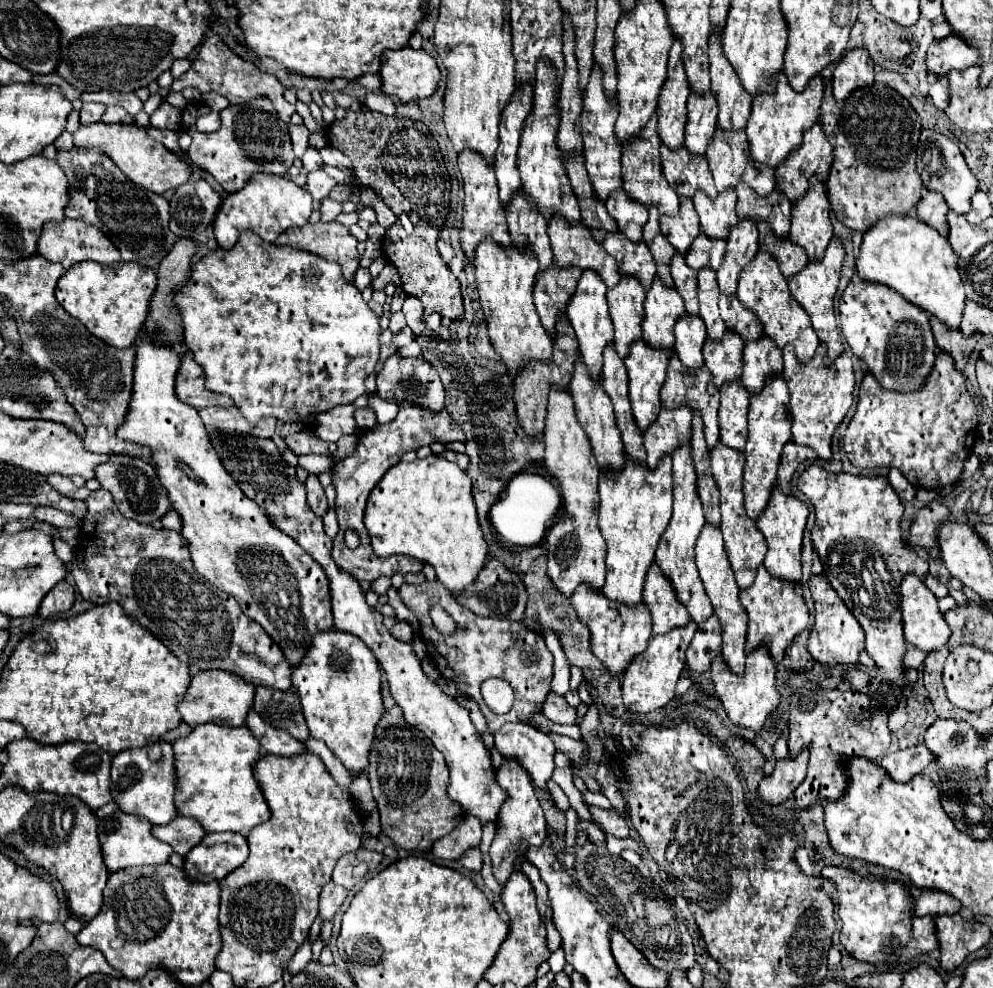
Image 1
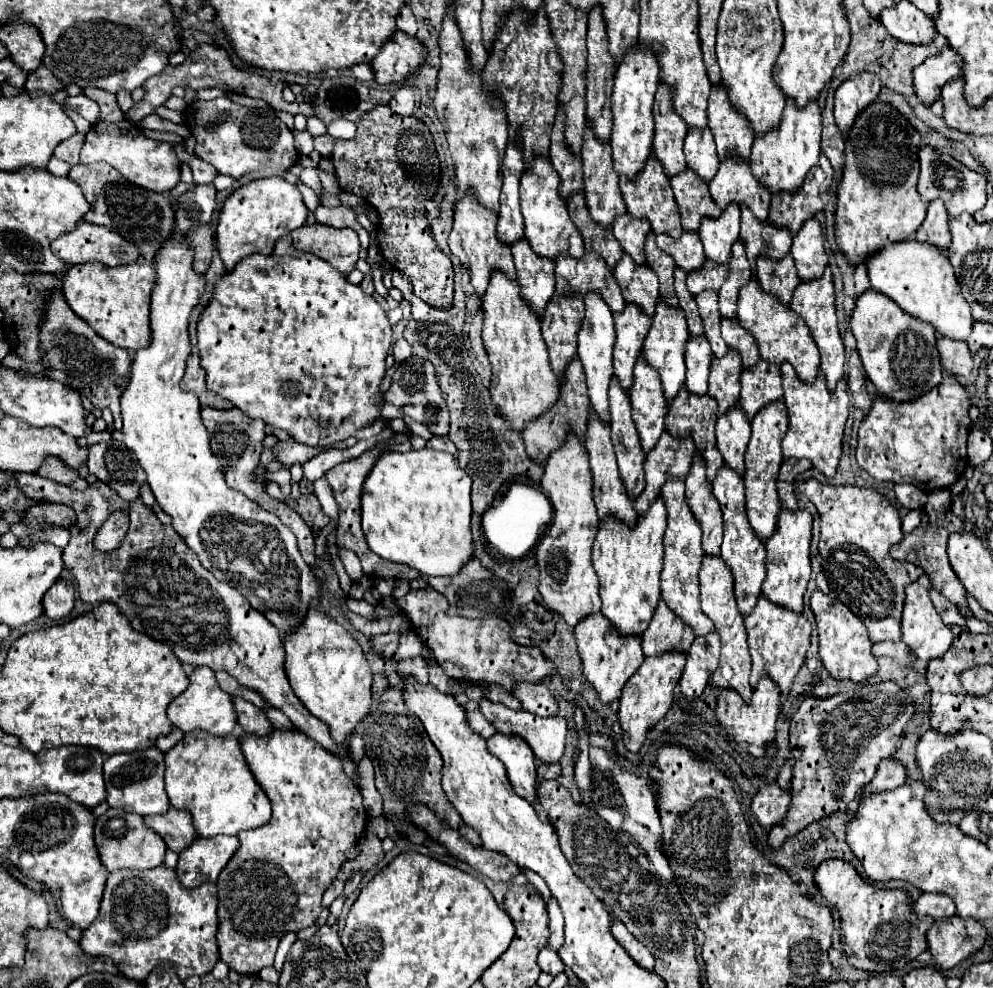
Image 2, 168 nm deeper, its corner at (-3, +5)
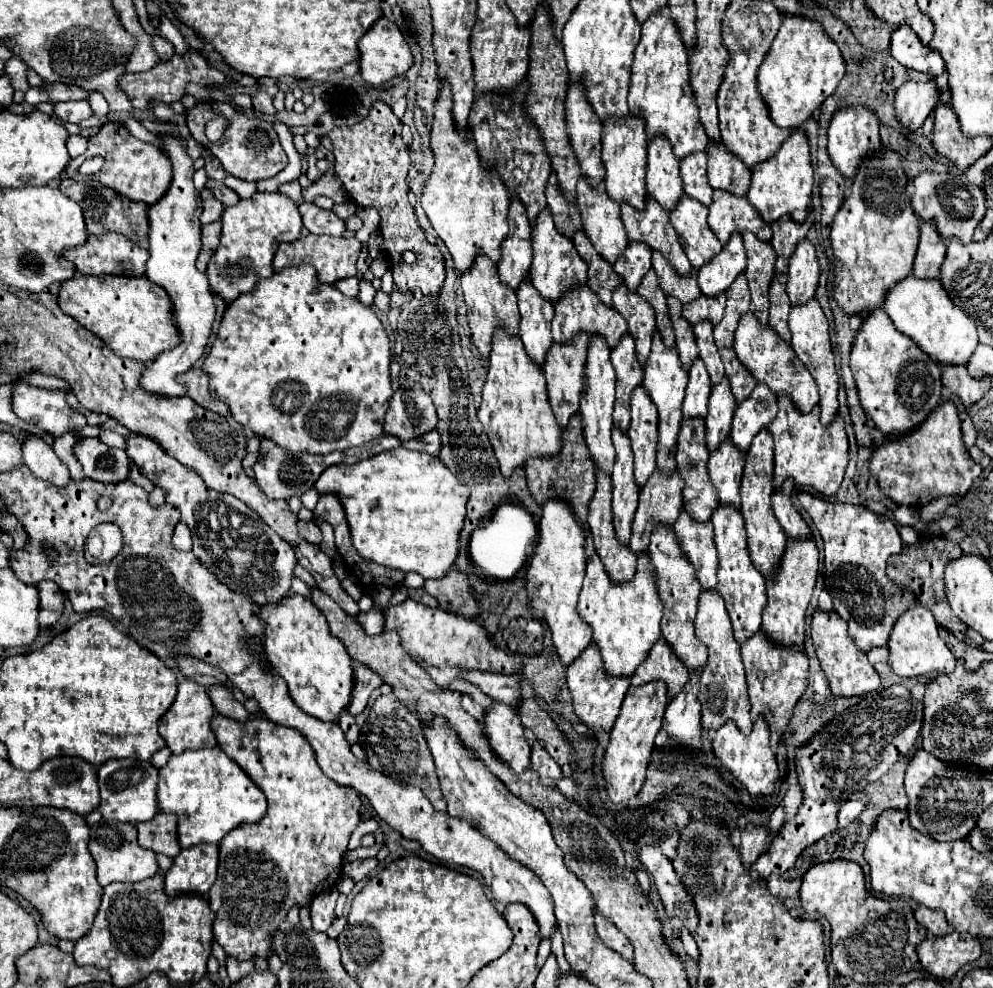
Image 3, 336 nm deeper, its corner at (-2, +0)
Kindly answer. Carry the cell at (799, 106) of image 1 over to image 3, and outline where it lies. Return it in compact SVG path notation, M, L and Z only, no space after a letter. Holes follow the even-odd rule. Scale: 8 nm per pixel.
M793 131L791 137L781 145L781 149L767 161L753 169L751 187L747 193L749 203L765 223L775 223L779 217L789 215L795 223L805 223L811 213L811 189L813 189L813 167L807 137Z

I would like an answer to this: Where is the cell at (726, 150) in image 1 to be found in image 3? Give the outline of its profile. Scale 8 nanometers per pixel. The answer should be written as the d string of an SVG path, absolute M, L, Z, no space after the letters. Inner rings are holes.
M713 193L713 203L709 207L709 227L721 245L727 245L733 233L745 231L751 231L765 243L771 241L771 227L759 217L745 197L735 197L731 193Z

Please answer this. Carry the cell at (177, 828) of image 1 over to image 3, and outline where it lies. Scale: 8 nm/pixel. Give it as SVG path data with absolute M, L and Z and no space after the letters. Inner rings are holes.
M157 813L151 821L137 823L139 845L151 849L155 853L163 853L167 857L175 857L181 847L177 843L177 815L173 813Z

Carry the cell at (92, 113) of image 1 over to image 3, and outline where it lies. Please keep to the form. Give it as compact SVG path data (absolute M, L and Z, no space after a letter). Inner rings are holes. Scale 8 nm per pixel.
M81 99L81 101L63 101L63 103L55 103L55 115L59 119L63 119L63 121L79 123L83 119L93 117L93 109L91 109L87 99Z

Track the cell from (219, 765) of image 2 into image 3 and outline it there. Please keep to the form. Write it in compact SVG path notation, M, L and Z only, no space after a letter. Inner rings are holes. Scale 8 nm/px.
M219 747L171 755L167 765L159 769L157 805L159 811L175 813L179 817L177 841L183 849L199 843L217 845L231 829L241 823L255 823L267 811L263 791Z

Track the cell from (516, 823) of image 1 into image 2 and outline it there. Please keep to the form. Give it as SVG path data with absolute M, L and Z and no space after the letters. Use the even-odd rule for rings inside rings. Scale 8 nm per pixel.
M494 734L488 738L488 748L498 756L508 772L508 780L518 796L538 808L536 796L536 764L530 746L520 736Z

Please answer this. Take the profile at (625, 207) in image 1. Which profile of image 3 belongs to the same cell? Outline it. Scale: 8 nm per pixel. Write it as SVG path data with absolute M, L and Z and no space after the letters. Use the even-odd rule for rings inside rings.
M629 243L613 265L613 271L625 281L631 293L637 291L643 275L651 269L651 249L643 243Z

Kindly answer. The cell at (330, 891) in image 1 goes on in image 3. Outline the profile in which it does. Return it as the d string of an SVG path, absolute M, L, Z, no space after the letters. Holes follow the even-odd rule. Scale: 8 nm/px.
M373 857L373 859L365 859L365 861L353 861L353 863L349 863L349 865L345 865L343 867L343 873L347 875L347 877L351 877L355 883L357 881L361 881L369 871L373 871L377 867L377 859Z

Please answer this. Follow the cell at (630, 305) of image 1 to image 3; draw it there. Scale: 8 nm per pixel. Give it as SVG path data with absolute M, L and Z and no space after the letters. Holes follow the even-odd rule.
M627 333L621 337L619 345L611 353L611 363L617 373L617 399L615 399L615 413L613 413L613 423L615 427L621 429L621 433L627 435L629 429L629 399L631 391L641 385L643 377L643 367L637 363L635 357L635 341Z

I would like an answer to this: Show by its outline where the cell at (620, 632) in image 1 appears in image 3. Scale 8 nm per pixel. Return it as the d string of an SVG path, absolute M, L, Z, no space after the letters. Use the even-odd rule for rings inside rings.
M591 643L573 665L569 665L567 687L571 693L571 703L573 703L573 709L575 709L575 715L579 717L579 721L583 725L587 725L589 737L595 739L601 731L609 733L613 729L613 723L617 719L623 697L629 689L629 681L631 679L627 679L627 677L607 677L605 675L603 661L601 661L601 655L599 655L599 649L595 643Z

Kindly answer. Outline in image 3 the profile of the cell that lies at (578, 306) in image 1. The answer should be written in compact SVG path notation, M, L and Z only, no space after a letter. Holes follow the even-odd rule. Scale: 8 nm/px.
M589 337L589 355L585 365L585 395L581 397L579 415L583 421L583 437L589 447L591 461L597 471L603 471L611 475L613 461L615 461L615 449L611 443L611 429L613 429L613 401L615 401L615 369L609 359L609 347L605 343L605 337Z

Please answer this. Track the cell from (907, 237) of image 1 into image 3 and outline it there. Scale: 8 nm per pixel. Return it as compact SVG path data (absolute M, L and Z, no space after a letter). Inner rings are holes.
M909 275L907 279L899 281L885 297L885 303L883 303L883 311L891 317L893 325L907 337L913 339L913 343L925 353L929 355L935 363L939 365L967 365L969 363L969 357L975 353L977 349L977 327L975 323L961 311L957 309L957 305L953 305L953 301L949 299L949 295L945 293L943 285L939 279L931 279L931 281L923 281L923 279L917 279L913 275Z

